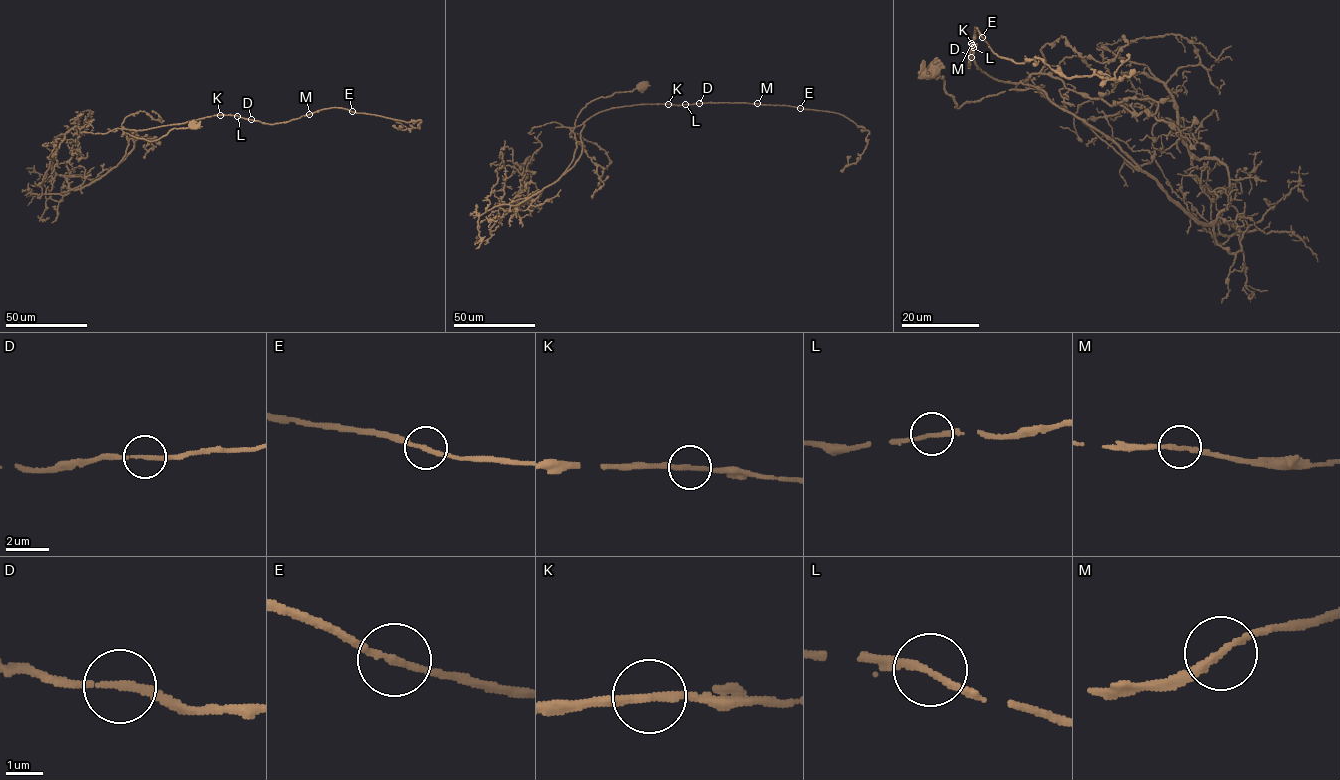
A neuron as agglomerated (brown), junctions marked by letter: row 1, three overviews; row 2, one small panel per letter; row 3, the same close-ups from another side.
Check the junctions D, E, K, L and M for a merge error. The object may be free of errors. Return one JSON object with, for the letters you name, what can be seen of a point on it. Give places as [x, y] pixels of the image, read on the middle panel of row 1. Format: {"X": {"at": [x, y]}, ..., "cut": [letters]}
{"cut": []}

